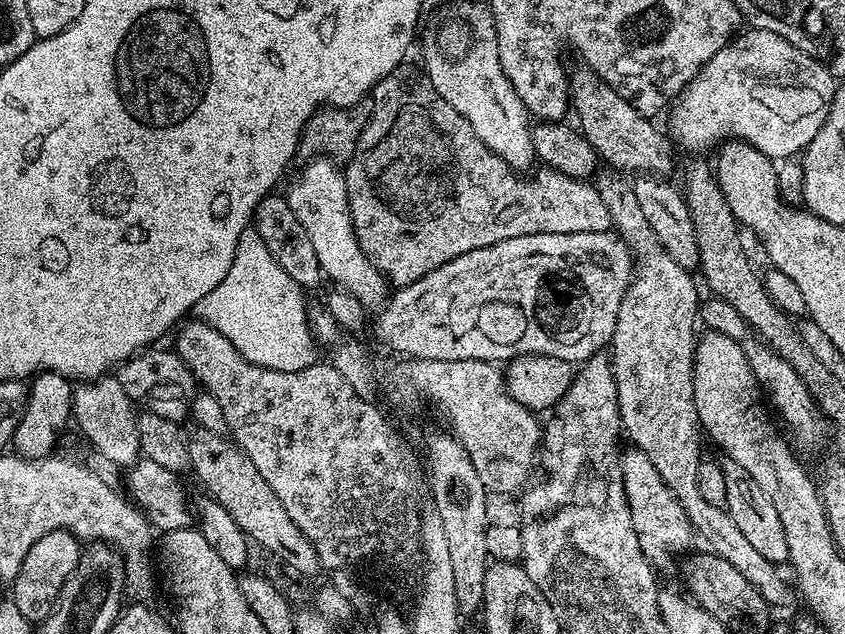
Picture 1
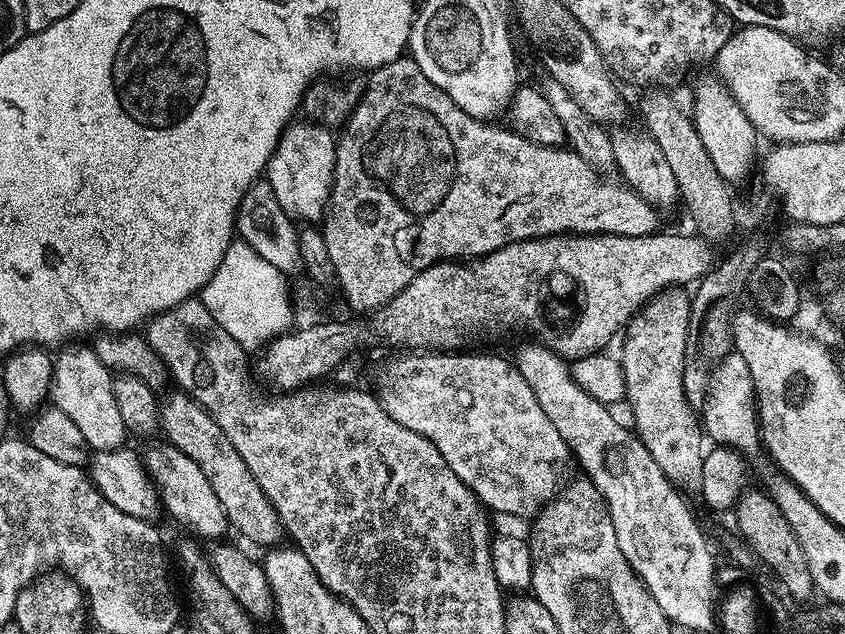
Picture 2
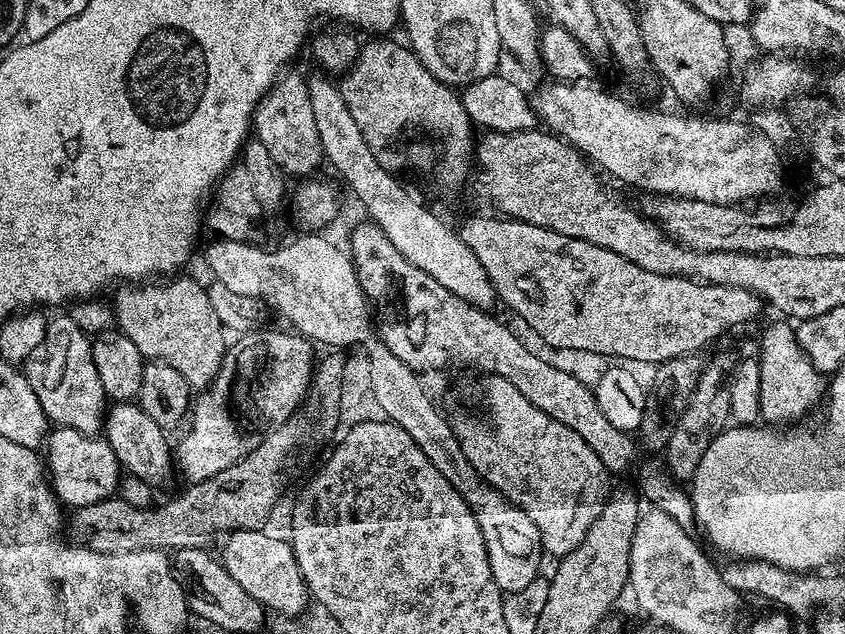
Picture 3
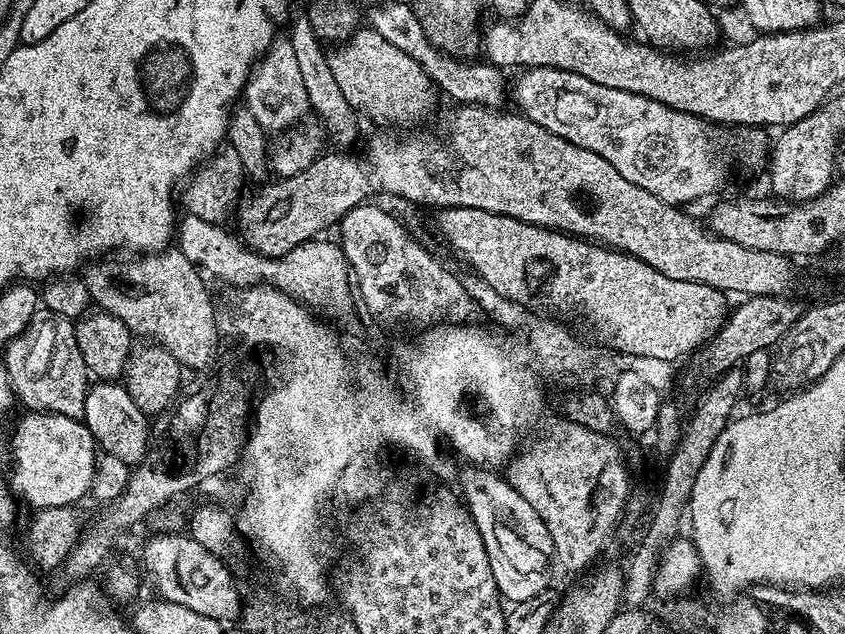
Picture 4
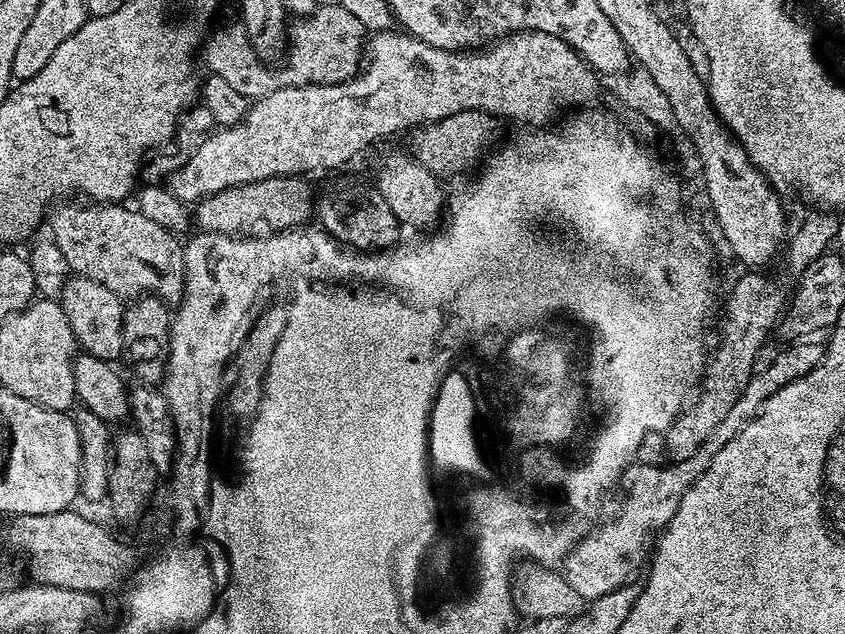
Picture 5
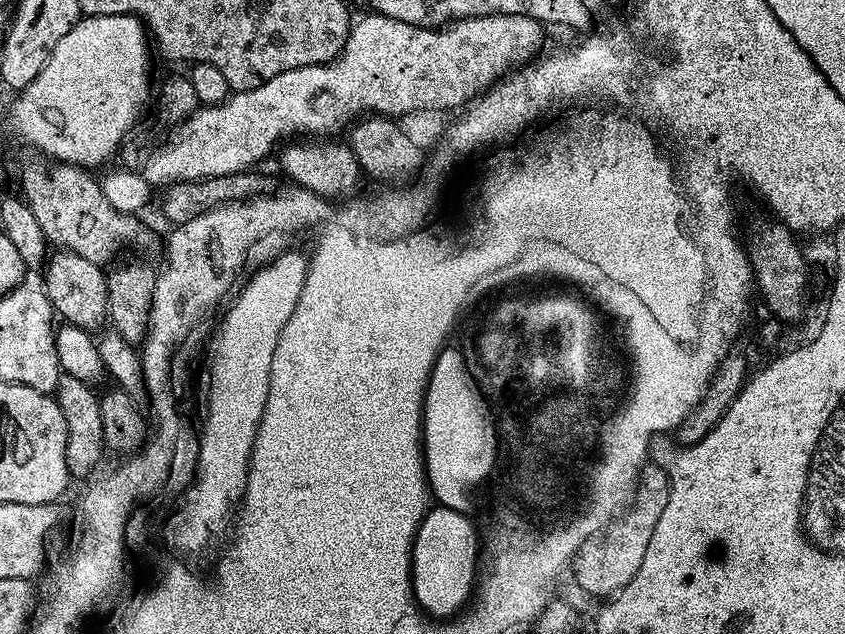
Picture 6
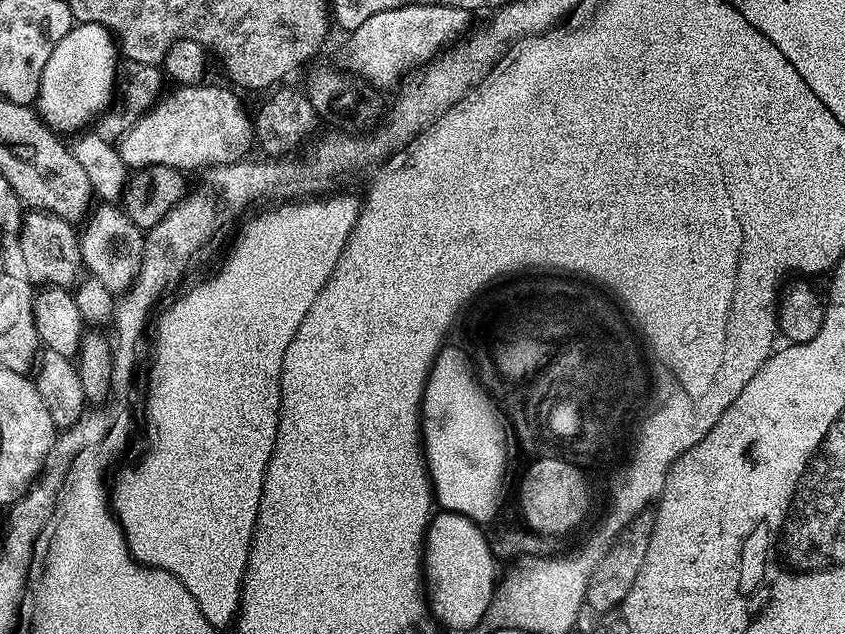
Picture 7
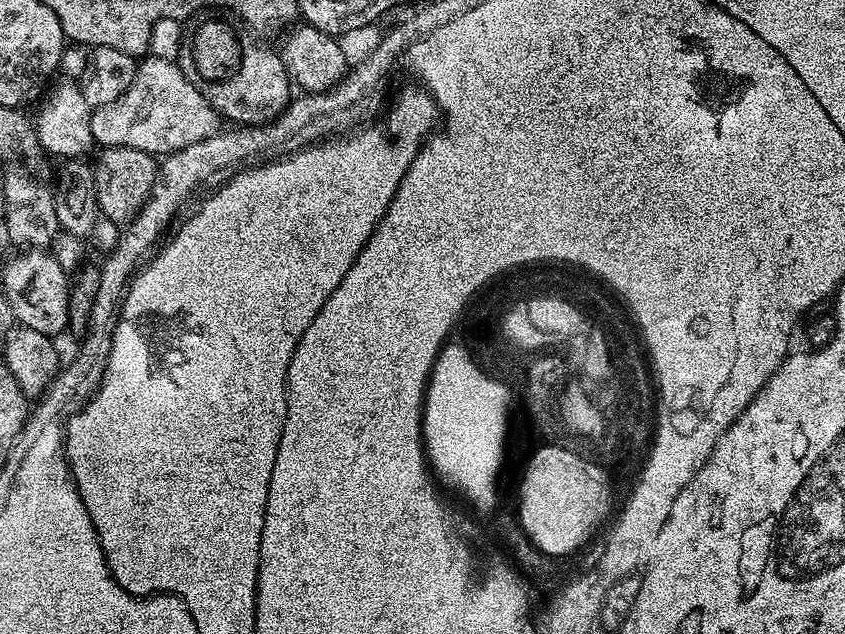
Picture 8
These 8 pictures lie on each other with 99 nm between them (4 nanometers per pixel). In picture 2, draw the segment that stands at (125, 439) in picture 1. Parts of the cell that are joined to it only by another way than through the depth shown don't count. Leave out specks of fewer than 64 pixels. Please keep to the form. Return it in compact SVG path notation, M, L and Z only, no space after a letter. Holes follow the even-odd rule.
M88 346L66 349L52 365L51 403L78 426L85 445L96 452L110 452L125 443L126 429L114 402L112 378L113 373Z

